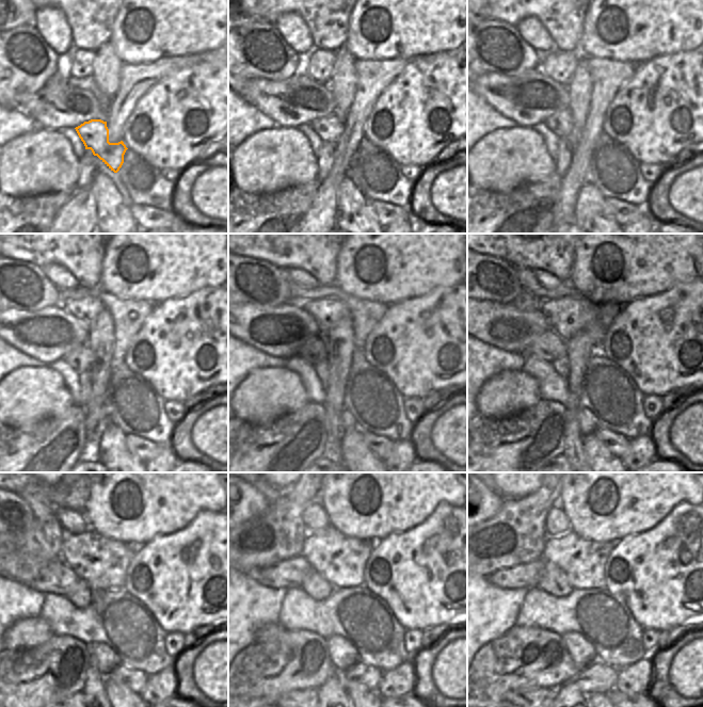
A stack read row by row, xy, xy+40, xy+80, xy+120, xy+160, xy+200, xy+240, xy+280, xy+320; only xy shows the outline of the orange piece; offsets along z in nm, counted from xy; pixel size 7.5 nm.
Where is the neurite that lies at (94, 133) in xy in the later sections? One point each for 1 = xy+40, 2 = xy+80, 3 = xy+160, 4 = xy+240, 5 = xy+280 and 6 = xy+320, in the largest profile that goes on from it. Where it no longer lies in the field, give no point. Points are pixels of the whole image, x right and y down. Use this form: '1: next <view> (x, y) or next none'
1: next xy+40 (330, 128)
2: next xy+80 (561, 123)
3: next xy+160 (314, 351)
4: next xy+240 (57, 577)
5: next xy+280 (287, 574)
6: next xy+320 (526, 575)

